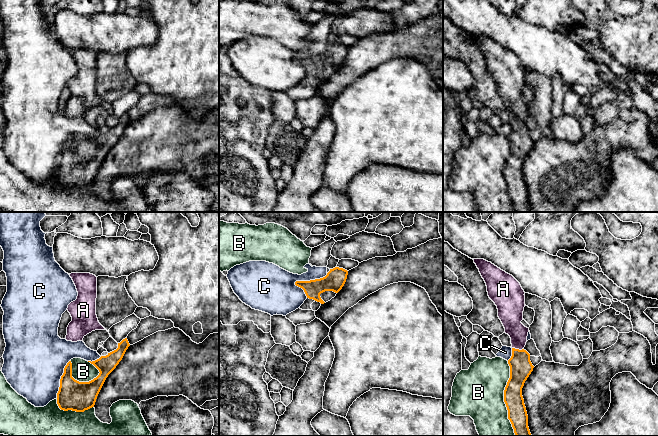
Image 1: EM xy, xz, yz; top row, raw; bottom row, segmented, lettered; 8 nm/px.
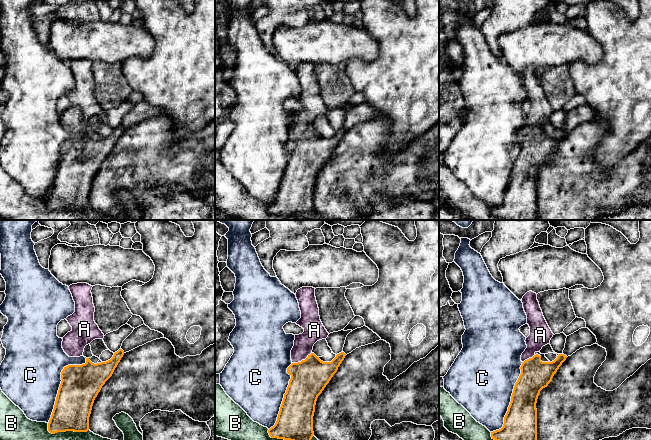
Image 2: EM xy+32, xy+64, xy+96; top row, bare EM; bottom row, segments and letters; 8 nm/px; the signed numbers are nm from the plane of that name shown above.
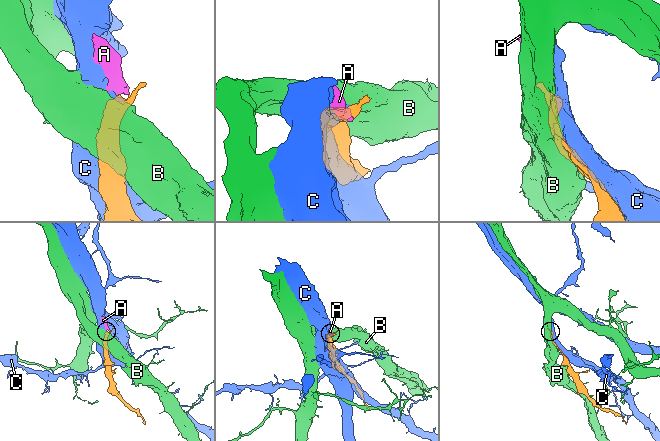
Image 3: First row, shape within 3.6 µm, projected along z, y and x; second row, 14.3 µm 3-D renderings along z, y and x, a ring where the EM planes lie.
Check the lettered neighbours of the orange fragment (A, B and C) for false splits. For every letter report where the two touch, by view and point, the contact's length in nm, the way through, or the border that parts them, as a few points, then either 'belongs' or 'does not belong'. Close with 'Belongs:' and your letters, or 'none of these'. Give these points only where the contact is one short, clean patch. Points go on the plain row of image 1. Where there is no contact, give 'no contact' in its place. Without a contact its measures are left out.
A: yz (517, 125) | 90 nm | across yz (521, 143), (517, 125), (517, 107), (511, 95) | belongs
B: yz (504, 174) | 600 nm | does not belong
C: xz (310, 56) | 280 nm | does not belong
Belongs: A

